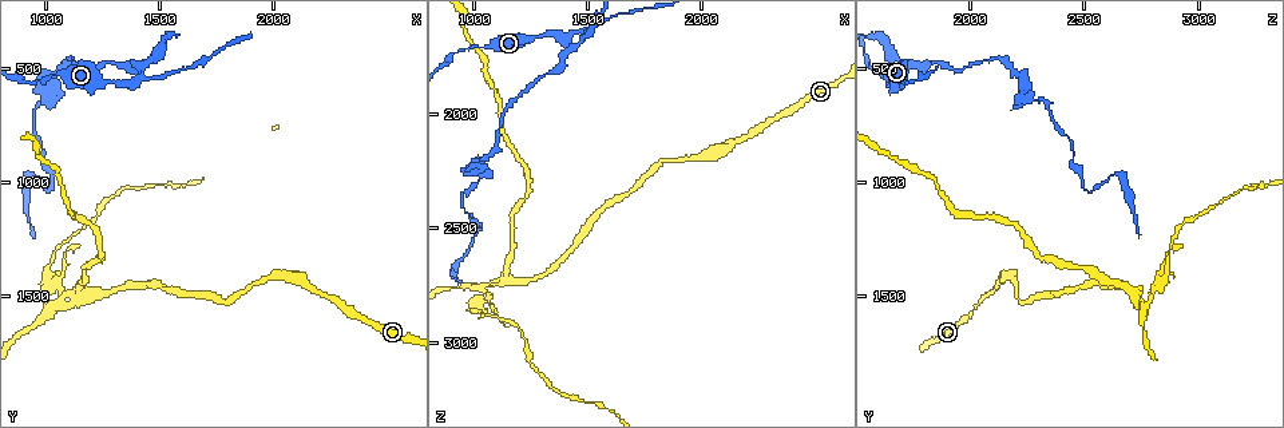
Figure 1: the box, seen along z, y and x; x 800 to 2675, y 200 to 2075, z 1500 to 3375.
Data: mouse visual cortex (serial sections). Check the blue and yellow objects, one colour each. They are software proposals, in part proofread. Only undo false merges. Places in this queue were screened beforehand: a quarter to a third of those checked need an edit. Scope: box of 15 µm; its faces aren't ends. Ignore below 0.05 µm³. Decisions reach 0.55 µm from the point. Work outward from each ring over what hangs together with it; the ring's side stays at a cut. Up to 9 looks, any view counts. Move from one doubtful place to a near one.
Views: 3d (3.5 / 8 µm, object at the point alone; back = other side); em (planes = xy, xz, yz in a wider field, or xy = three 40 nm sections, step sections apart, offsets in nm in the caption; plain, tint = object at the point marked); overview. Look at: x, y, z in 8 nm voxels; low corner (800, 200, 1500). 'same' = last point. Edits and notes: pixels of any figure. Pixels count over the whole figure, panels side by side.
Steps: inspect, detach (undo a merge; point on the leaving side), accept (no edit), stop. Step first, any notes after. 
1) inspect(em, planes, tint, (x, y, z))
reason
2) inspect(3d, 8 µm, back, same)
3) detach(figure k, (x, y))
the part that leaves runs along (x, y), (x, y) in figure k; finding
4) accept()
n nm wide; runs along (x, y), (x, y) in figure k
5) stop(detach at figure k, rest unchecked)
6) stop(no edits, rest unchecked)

inspect(3d, 8 µm, (1800, 1540, 2230))
sharp bend

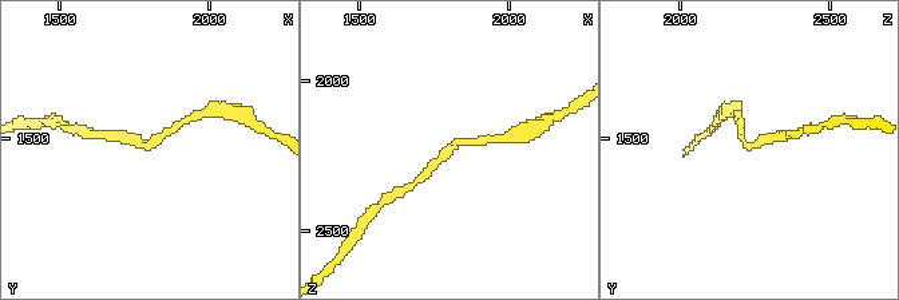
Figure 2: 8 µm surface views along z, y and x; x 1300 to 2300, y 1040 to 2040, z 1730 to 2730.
inspect(em, planes, tint, (1800, 1540, 2220))
arms of 200, 200 nm

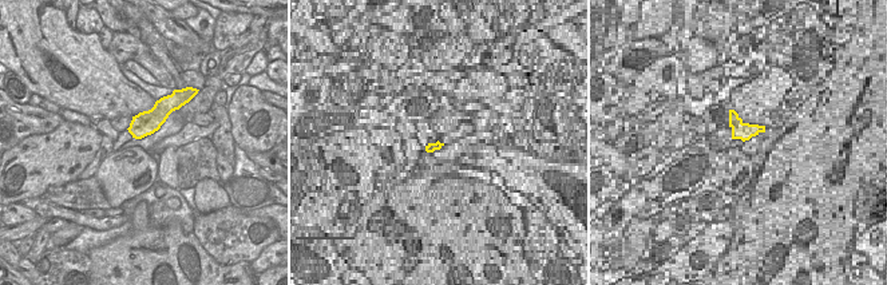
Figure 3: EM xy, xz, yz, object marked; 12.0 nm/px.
accept()
runs along (479, 141), (456, 142), (422, 176) in figure 2; all the same cell

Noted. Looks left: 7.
inspect(3d, 8 µm, back, (1030, 530, 1700))
a narrow waist

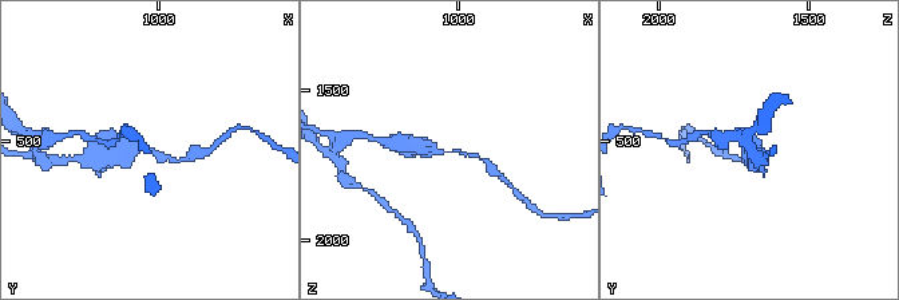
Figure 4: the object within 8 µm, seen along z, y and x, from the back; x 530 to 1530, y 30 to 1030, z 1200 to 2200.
inspect(em, xy, step 1, tint, (1040, 520, 1700))
arms of 100, 450 nm; now the EM

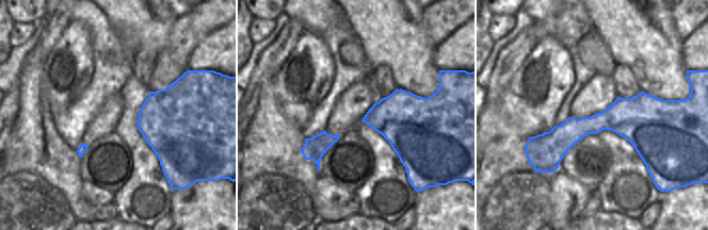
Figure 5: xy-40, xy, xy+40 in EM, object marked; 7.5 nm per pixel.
accept()
runs along (411, 146), (462, 152), (483, 160) in figure 4; all the same cell

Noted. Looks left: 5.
inspect(3d, 8 µm, (1410, 550, 1700))

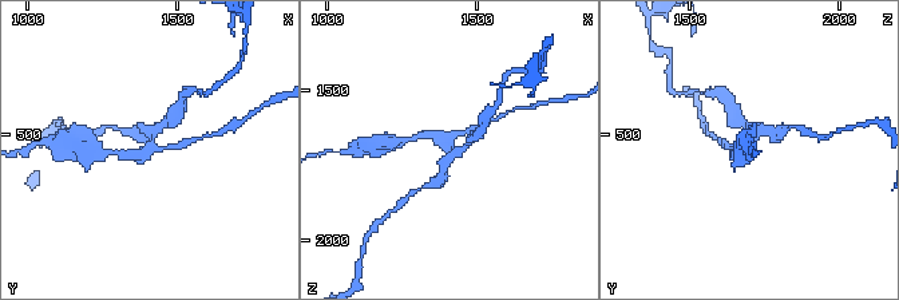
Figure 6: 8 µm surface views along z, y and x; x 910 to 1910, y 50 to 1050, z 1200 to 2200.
inspect(3d, 3.5 µm, back, (1410, 540, 1690))

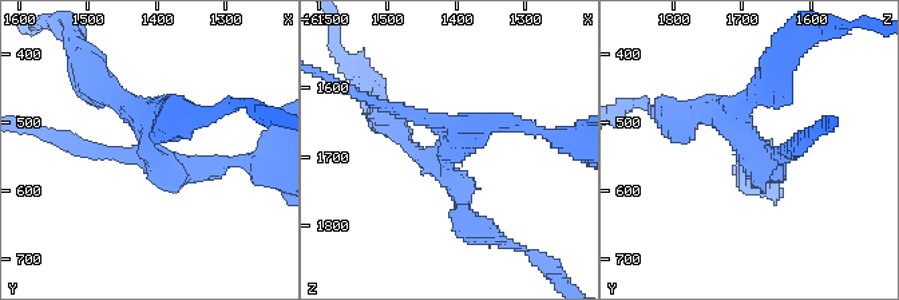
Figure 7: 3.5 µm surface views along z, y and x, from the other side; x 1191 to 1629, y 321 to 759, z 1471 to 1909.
inspect(em, xy, step 3, tint, (1405, 540, 1690))

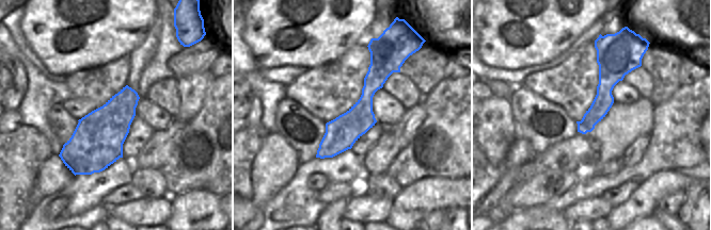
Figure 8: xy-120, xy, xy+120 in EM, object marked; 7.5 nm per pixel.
detach(figure 7, (459, 190))
240 nm wide; the part that leaves runs along (446, 161), (466, 224), (487, 237) in figure 7; a second cell is stuck on

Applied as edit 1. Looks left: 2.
stop(detach at figure 7, rest unchecked)

